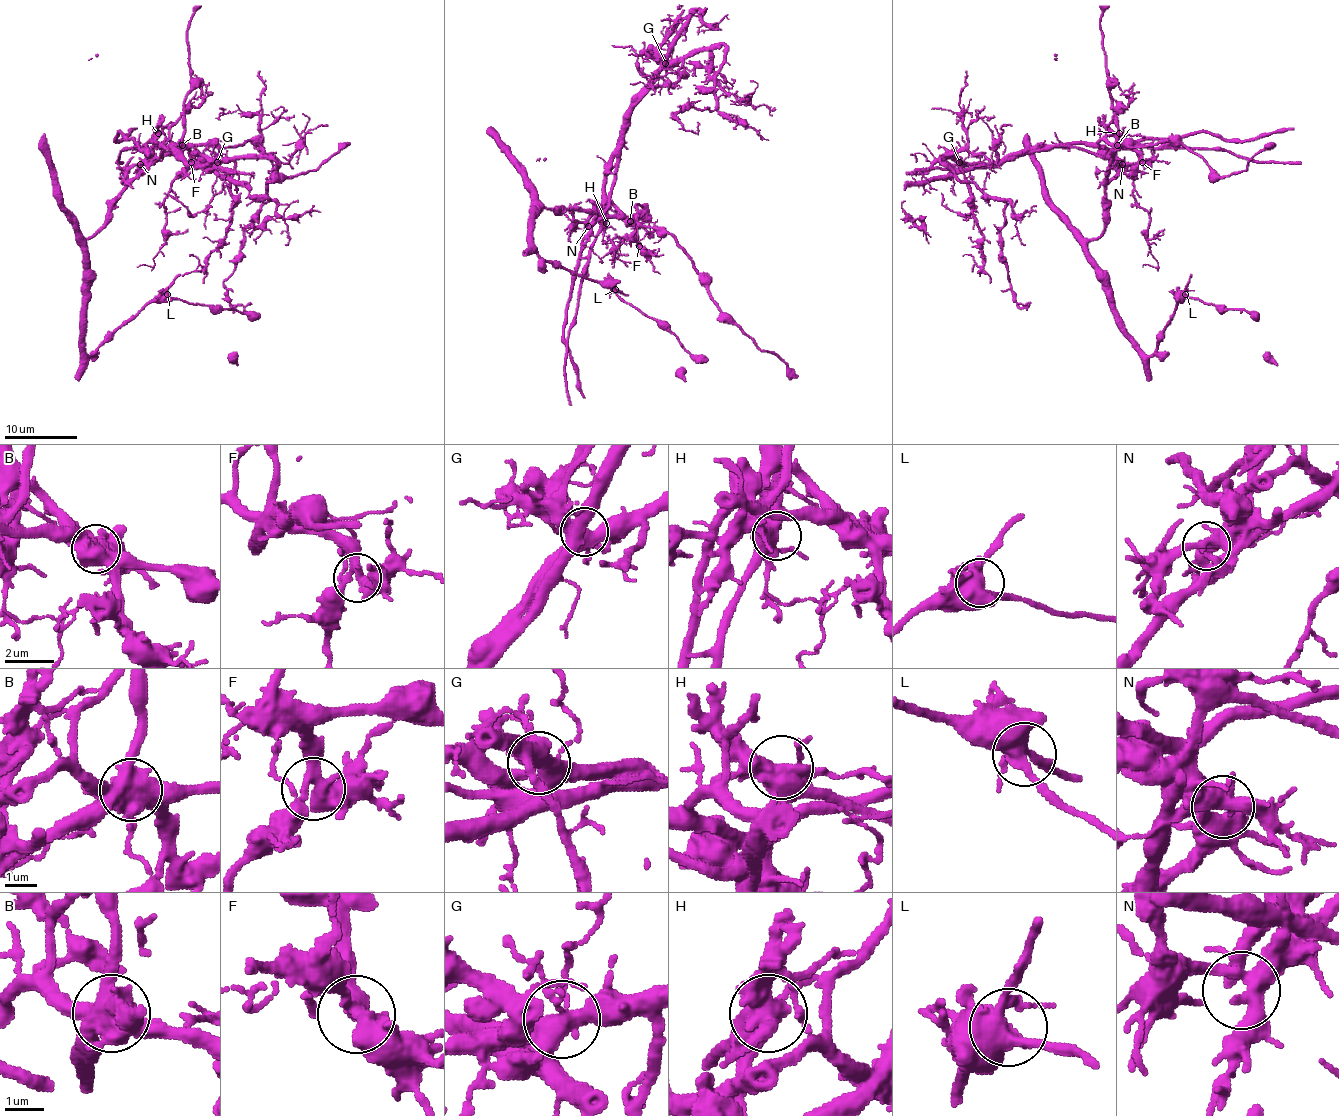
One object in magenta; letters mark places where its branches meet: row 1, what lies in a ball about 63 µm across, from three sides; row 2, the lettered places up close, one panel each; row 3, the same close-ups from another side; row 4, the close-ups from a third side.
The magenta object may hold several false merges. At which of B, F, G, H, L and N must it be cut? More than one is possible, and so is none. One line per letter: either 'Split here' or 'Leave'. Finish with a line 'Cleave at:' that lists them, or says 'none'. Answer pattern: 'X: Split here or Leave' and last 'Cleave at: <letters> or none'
B: Split here
F: Leave
G: Split here
H: Leave
L: Leave
N: Leave
Cleave at: B, G

